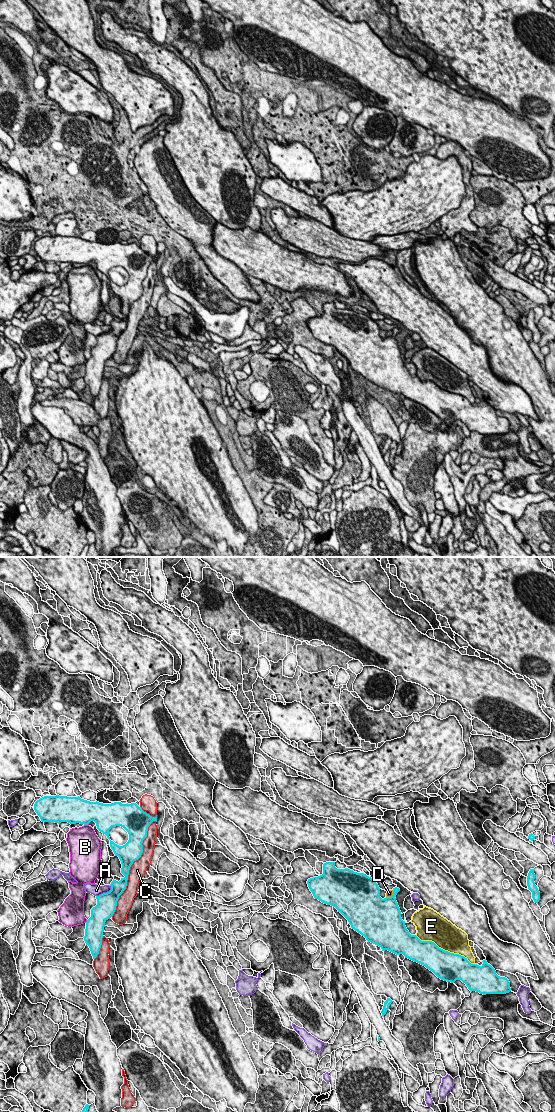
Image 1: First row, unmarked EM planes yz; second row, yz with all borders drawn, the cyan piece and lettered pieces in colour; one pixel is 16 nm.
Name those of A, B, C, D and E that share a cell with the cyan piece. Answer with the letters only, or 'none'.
none

